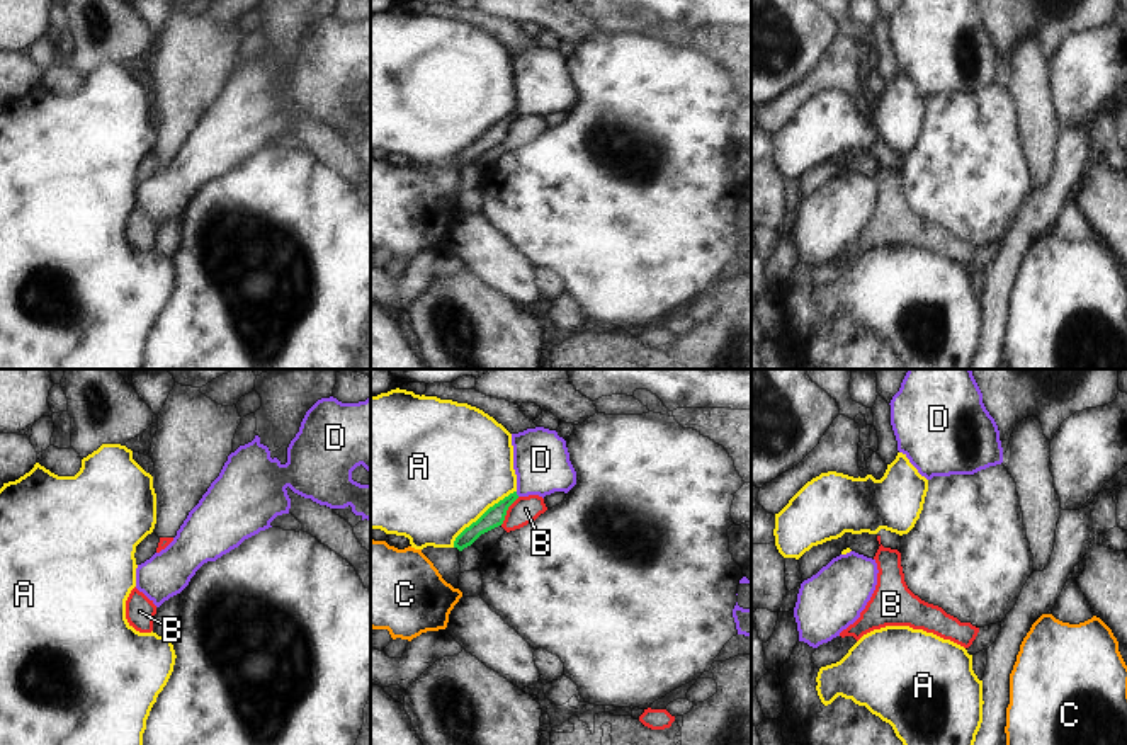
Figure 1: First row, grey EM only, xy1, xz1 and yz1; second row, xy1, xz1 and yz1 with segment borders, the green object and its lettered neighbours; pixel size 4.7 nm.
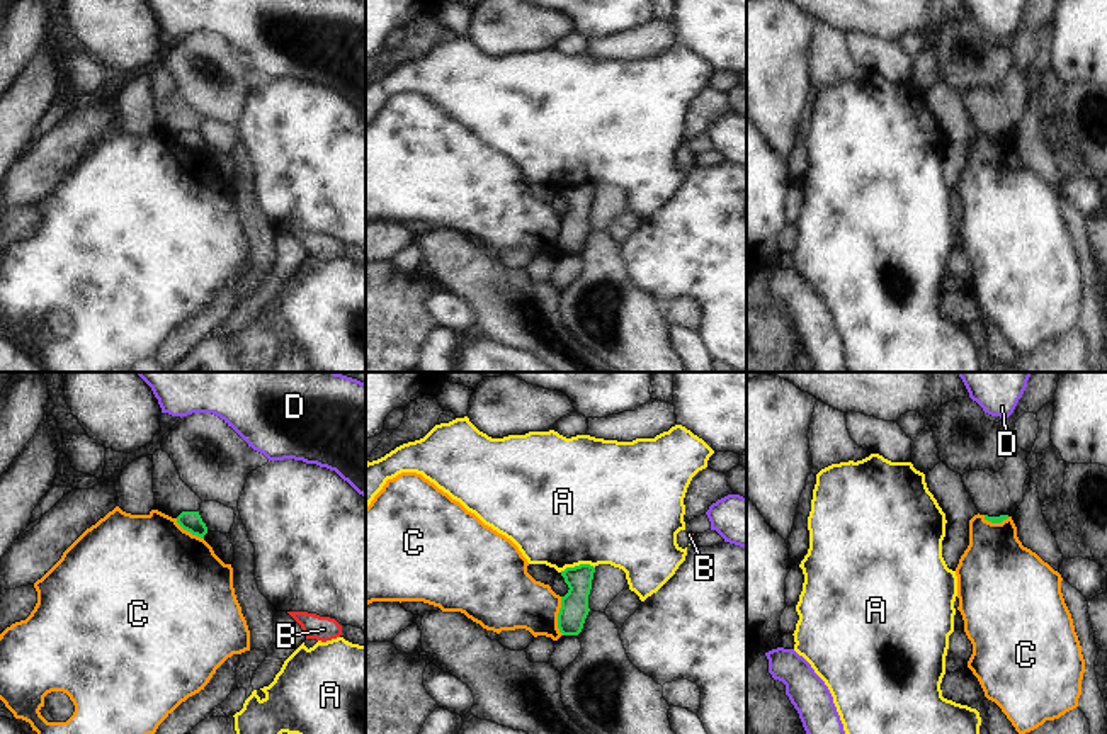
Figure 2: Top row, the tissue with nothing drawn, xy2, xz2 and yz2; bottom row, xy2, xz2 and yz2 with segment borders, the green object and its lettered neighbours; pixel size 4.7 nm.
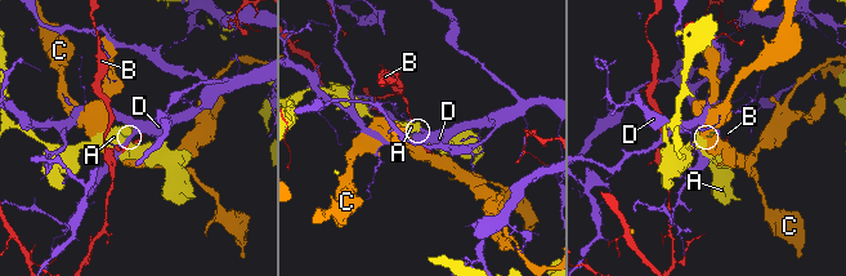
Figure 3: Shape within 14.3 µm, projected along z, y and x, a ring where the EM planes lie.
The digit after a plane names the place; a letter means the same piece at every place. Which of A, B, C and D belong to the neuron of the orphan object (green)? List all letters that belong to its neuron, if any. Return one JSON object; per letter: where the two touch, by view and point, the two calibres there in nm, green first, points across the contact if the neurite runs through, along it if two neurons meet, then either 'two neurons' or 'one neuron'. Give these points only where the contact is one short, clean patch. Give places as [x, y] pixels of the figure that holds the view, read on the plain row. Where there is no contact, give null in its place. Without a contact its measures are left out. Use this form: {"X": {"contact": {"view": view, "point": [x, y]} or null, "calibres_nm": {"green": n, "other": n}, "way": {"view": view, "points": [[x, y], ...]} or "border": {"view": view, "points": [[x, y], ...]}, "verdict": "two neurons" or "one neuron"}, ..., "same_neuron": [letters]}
{"A": {"contact": {"view": "xz1", "point": [483, 133]}, "calibres_nm": {"green": 90, "other": 500}, "verdict": "two neurons"}, "B": {"contact": {"view": "xz1", "point": [507, 128]}, "calibres_nm": {"green": 90, "other": 130}, "border": {"view": "xz1", "points": [[519, 116], [509, 126], [500, 143]]}, "verdict": "two neurons"}, "C": {"contact": {"view": "xz2", "point": [558, 235]}, "calibres_nm": {"green": 130, "other": 300}, "border": {"view": "xz2", "points": [[560, 216], [558, 248], [563, 254]]}, "verdict": "two neurons"}, "D": {"contact": {"view": "xz1", "point": [515, 113]}, "calibres_nm": {"green": 90, "other": 260}, "way": {"view": "xz1", "points": [[495, 135], [515, 113], [541, 89], [541, 79]]}, "verdict": "one neuron"}, "same_neuron": ["D"]}

